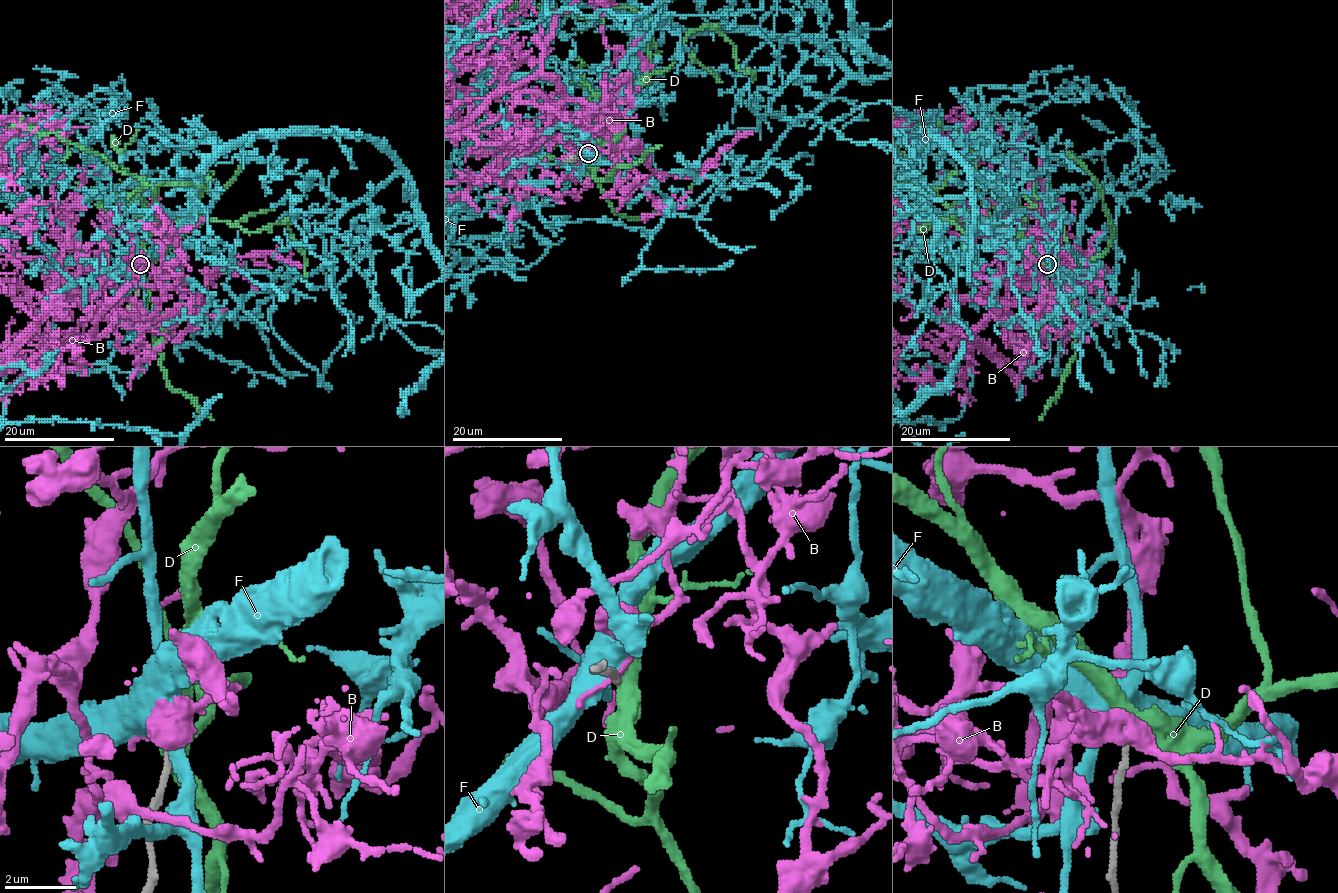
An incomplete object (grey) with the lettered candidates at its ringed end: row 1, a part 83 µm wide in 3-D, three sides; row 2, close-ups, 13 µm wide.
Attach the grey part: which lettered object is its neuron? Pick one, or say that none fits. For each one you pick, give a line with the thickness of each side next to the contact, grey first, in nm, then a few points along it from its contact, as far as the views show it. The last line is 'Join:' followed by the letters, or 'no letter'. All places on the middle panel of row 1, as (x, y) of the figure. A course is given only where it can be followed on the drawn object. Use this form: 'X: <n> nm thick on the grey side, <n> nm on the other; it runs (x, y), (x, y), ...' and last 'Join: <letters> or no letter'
Join: no letter

